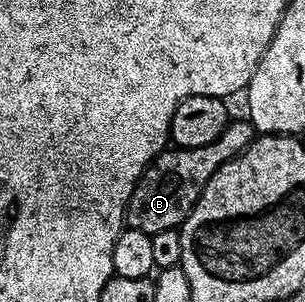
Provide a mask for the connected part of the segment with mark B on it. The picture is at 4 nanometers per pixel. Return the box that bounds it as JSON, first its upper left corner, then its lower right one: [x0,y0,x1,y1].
[126,119,256,234]

